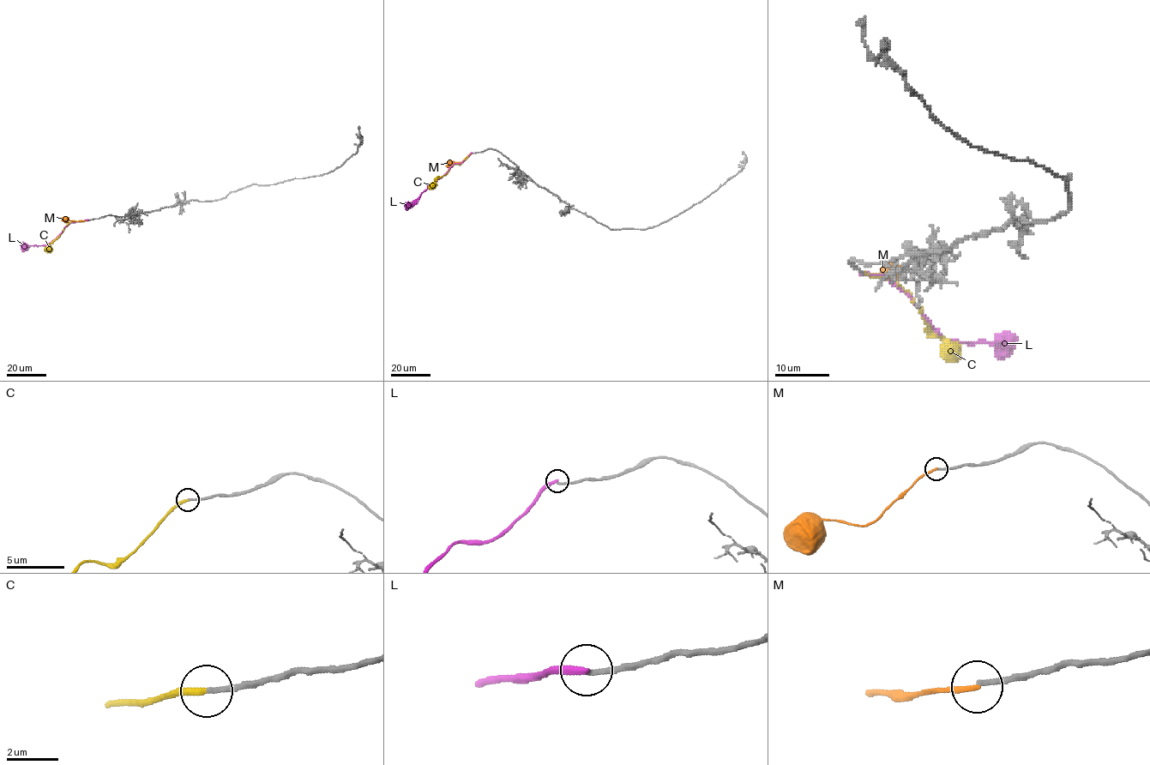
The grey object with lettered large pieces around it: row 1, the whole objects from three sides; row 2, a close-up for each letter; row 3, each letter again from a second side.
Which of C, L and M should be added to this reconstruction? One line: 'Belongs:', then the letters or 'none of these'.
Belongs: C

